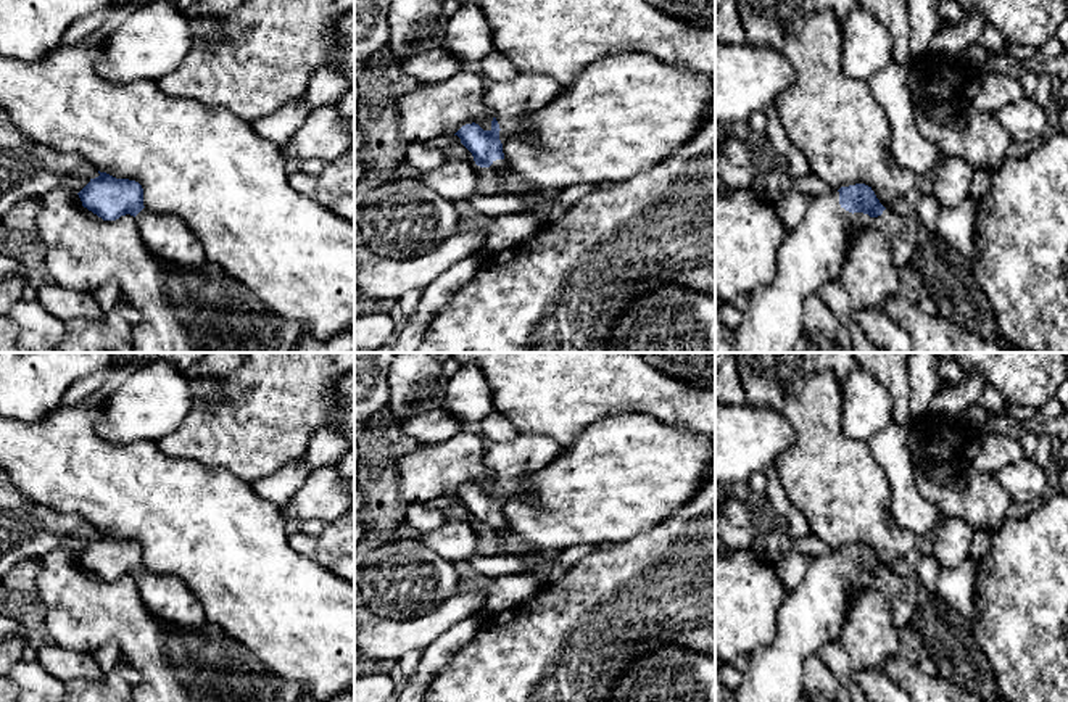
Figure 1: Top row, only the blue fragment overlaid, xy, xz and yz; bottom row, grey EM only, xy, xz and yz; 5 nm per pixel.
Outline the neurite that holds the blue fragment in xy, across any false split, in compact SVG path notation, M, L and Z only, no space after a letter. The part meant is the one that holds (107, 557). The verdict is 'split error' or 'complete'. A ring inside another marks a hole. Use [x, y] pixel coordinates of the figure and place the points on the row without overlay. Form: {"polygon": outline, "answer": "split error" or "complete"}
{"polygon": "M100 531L98 535L77 554L84 568L103 581L134 576L147 610L156 620L182 626L206 623L198 597L182 580L174 575L156 575L143 567L143 549L139 543Z", "answer": "split error"}

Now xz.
{"polygon": "M519 433L504 443L488 443L483 460L493 472L491 489L466 485L454 496L472 514L480 528L506 533L503 506L522 491L522 478L532 475L562 452L562 446L546 435Z", "answer": "split error"}

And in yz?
{"polygon": "M855 544L810 559L802 583L784 596L778 609L778 631L775 639L749 655L749 667L735 691L736 702L799 702L804 689L805 660L818 654L820 647L834 641L842 631L851 599L857 591L875 588L892 607L896 628L912 626L917 607L915 588L886 570L871 547Z", "answer": "split error"}

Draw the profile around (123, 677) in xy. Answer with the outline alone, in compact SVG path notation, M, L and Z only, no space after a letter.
M119 662L101 681L76 679L64 683L61 702L134 702L142 678L127 663Z

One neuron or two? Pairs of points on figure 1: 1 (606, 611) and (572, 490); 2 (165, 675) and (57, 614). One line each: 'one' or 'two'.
1: two
2: one

